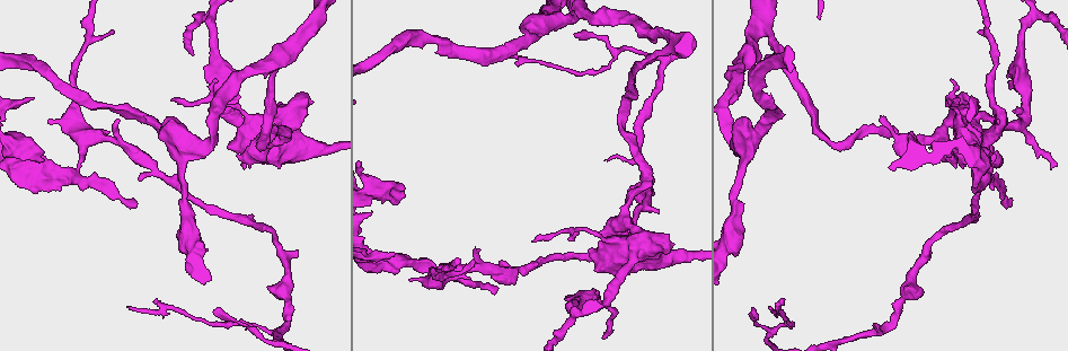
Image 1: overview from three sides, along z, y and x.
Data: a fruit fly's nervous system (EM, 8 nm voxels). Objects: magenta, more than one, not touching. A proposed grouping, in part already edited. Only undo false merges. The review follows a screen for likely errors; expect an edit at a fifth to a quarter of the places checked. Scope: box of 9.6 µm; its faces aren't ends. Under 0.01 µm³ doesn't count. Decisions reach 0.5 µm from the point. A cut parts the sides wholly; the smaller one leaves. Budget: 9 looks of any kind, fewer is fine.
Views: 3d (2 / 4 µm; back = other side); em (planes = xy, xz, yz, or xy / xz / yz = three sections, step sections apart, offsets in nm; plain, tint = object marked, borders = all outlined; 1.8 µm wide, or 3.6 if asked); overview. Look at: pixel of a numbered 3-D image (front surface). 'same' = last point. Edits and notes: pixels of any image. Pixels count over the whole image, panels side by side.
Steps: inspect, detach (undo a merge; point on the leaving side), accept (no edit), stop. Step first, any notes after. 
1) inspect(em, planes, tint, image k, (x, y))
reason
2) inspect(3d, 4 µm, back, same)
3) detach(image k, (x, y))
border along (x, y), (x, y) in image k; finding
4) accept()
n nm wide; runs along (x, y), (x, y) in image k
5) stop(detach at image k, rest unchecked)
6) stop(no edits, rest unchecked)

inspect(3d, 2 µm, image 1, (228, 109))
sharp bend

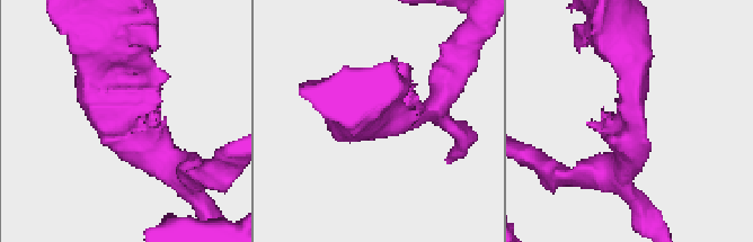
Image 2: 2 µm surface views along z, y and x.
inspect(em, xy, step 4, tint, image 2, (123, 115))
now the EM

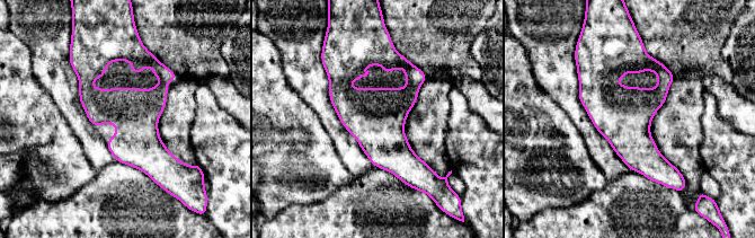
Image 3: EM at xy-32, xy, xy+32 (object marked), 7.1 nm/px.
accept()
runs along (121, 51), (161, 72), (156, 178) in image 3; continuous, no second cell

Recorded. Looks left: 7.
inspect(em, xz, step 16, tint, image 1, (85, 139))

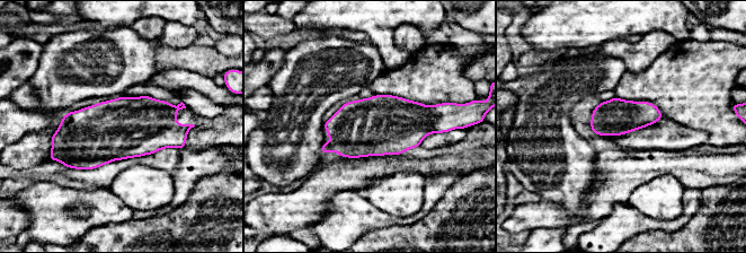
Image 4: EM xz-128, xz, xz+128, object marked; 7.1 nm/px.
accept()
260 nm wide; all the same cell

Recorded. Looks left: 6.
inspect(em, planes, tint, image 1, (898, 130))
sharp bend

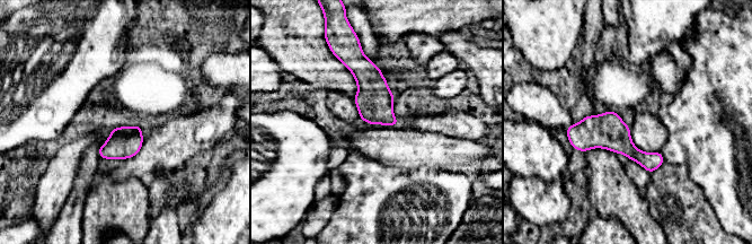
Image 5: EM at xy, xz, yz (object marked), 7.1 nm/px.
accept()
runs along (568, 130), (661, 159) in image 5; continuous, no second cell

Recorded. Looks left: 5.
inspect(3d, 4 µm, image 1, (311, 32))

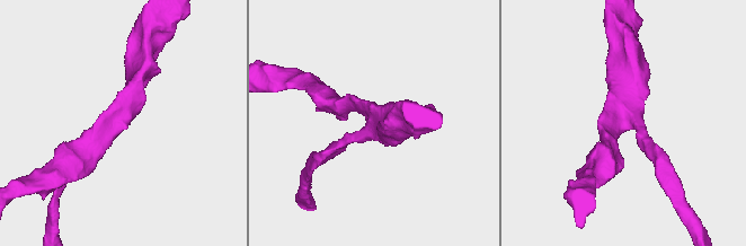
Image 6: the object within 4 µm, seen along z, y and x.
inspect(em, xy, step 8, tint, image 6, (371, 131))
3 arms; arms of 180, 260, 300 nm

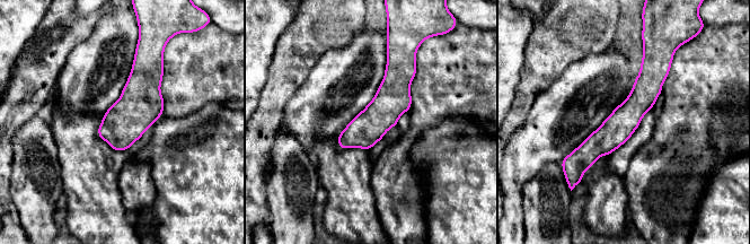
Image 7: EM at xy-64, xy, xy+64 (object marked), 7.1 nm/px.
inspect(em, planes, tint, same)

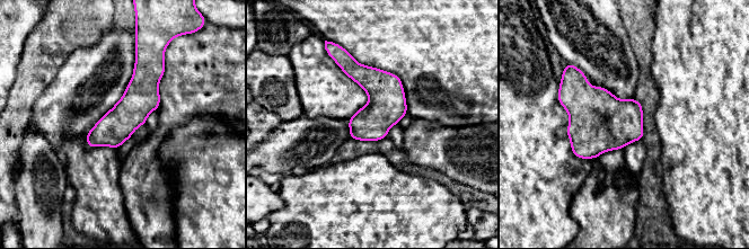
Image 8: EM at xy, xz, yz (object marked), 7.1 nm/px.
accept()
240 nm wide; runs along (143, 60), (142, 92), (90, 144) in image 8; one cell here

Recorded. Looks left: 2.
stop(no edits, rest unchecked)

